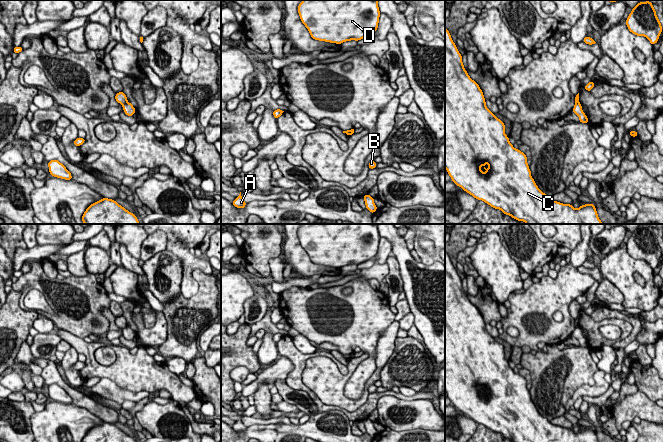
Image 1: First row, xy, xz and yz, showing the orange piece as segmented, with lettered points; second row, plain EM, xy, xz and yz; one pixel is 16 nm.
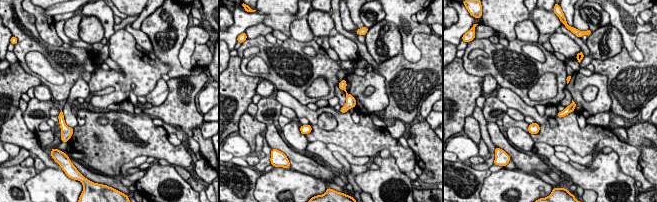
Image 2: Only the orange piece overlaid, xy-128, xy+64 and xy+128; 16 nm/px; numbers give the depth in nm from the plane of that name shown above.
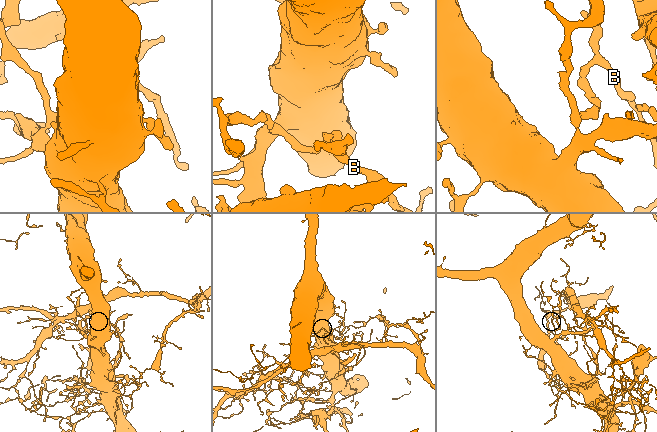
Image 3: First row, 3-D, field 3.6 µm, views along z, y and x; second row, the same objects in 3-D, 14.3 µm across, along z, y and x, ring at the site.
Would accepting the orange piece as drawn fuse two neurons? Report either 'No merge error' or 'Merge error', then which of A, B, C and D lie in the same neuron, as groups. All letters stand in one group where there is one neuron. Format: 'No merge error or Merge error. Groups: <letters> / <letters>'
Merge error. Groups: A B / C D

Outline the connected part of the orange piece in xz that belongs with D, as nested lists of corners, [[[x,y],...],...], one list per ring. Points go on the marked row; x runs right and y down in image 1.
[[[303,0],[298,13],[313,39],[336,44],[374,34],[380,17],[378,0]]]

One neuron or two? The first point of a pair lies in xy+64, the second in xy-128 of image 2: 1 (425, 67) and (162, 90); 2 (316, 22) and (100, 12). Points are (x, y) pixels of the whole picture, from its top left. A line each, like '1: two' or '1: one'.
1: two
2: two

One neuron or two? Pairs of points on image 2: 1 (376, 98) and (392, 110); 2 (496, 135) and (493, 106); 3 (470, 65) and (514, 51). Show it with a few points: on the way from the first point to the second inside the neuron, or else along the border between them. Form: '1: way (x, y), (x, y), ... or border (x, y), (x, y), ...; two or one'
1: border (384, 83), (388, 98), (388, 105), (385, 109); two
2: border (487, 121), (495, 123); two
3: way (481, 70), (486, 70), (503, 61); one

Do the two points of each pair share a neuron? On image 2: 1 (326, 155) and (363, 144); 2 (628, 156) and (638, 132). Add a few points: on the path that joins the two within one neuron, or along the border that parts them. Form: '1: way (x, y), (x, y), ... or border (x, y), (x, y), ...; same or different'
1: border (309, 142), (322, 141), (325, 144); different
2: border (627, 142), (641, 149), (639, 164); different

